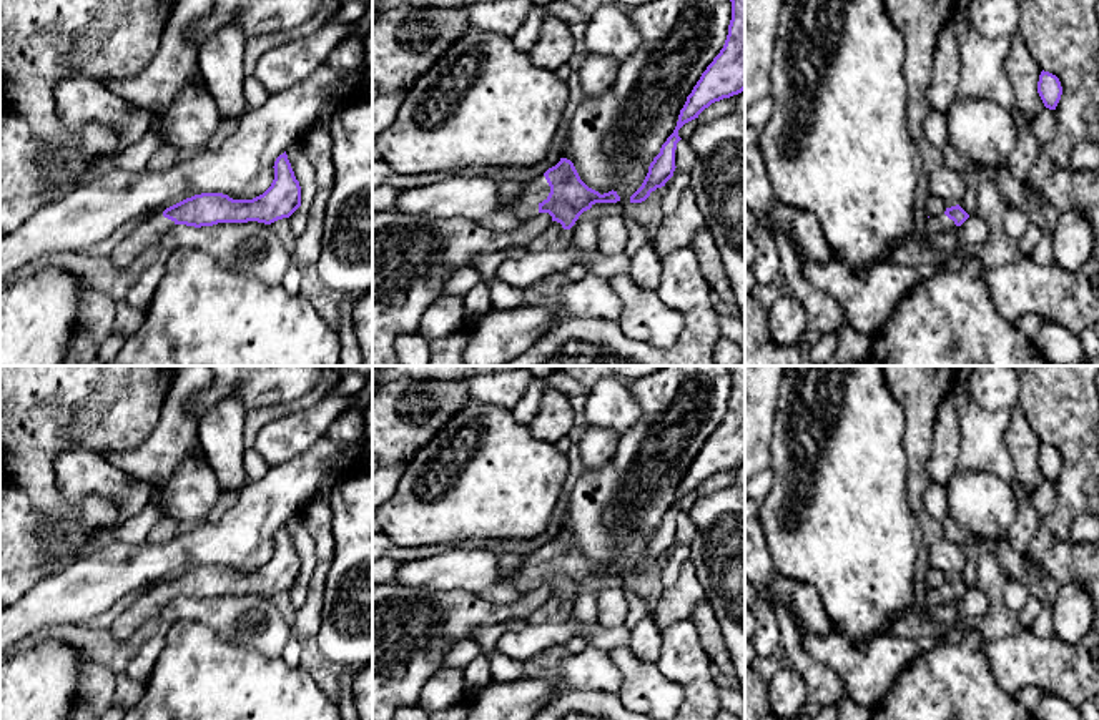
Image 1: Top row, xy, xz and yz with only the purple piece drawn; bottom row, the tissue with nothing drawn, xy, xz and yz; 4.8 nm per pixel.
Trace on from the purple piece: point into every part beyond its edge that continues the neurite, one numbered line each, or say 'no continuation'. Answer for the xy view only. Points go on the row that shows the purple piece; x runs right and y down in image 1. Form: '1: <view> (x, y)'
1: xy (152, 228)

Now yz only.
1: yz (941, 223)

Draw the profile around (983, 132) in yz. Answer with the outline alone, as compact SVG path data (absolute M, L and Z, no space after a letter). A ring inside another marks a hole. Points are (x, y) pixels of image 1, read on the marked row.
M956 98L946 120L948 143L986 170L1006 165L1019 140L1014 115L986 98Z

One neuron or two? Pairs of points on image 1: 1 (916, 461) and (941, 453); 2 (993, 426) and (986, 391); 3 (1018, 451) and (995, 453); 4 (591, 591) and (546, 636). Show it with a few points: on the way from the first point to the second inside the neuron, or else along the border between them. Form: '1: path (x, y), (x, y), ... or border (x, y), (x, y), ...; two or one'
1: border (936, 419), (926, 464), (930, 481); two
2: border (966, 383), (966, 393), (978, 406), (1010, 411); two
3: border (1010, 414), (1005, 431), (1005, 449), (1016, 483); two
4: path (584, 606), (584, 612), (561, 632); one

